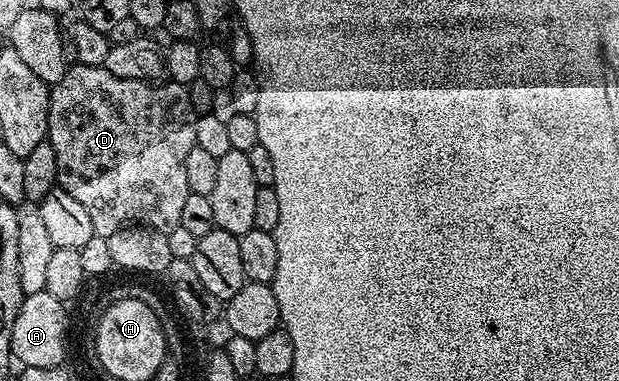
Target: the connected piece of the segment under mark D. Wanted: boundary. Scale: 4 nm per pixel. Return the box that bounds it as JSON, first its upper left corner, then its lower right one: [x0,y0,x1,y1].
[46,64,199,236]

